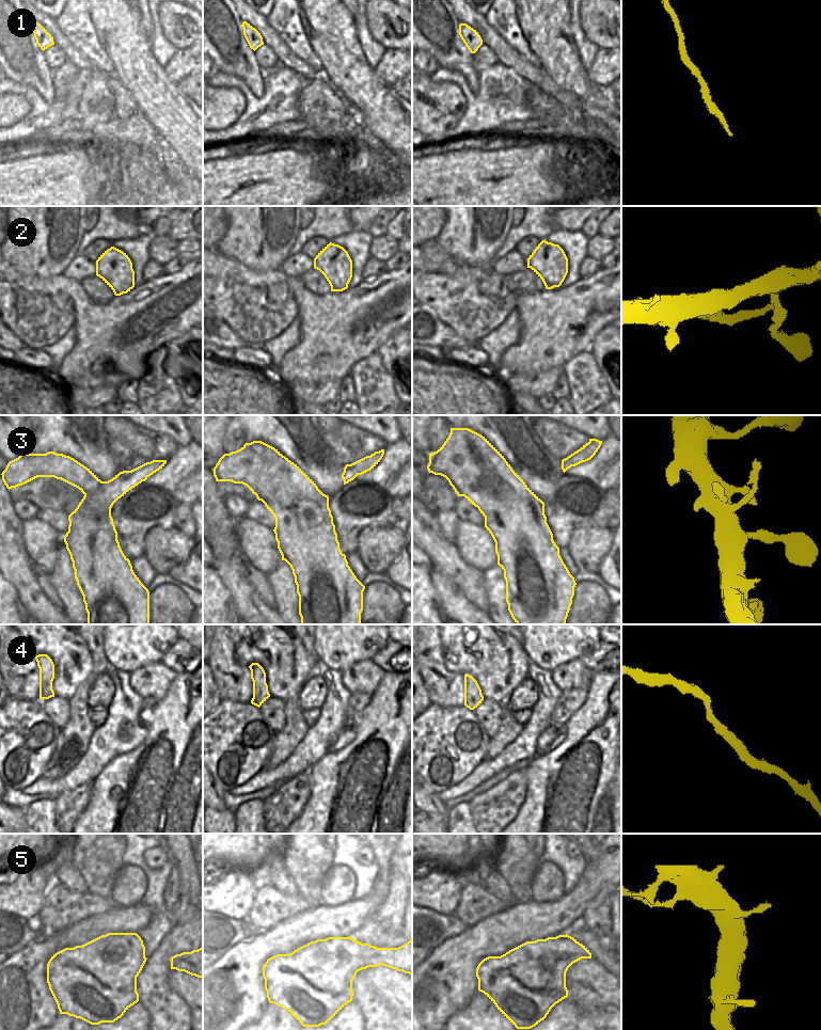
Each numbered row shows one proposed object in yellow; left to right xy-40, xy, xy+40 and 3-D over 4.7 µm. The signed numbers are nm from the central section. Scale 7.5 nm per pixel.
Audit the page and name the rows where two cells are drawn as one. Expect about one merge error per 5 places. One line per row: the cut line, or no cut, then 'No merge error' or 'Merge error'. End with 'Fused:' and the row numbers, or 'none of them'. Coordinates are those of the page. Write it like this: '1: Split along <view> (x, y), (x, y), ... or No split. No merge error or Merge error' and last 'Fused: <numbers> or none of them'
1: No split. No merge error
2: No split. No merge error
3: No split. No merge error
4: No split. No merge error
5: No split. No merge error
Fused: none of them.

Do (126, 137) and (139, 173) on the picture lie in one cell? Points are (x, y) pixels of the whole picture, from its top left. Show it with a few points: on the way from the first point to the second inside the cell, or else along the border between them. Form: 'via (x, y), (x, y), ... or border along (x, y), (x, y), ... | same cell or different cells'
via (133, 145), (139, 156), (139, 164) | same cell

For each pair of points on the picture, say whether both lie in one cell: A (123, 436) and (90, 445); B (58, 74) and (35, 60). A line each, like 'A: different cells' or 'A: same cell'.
A: different cells
B: different cells

